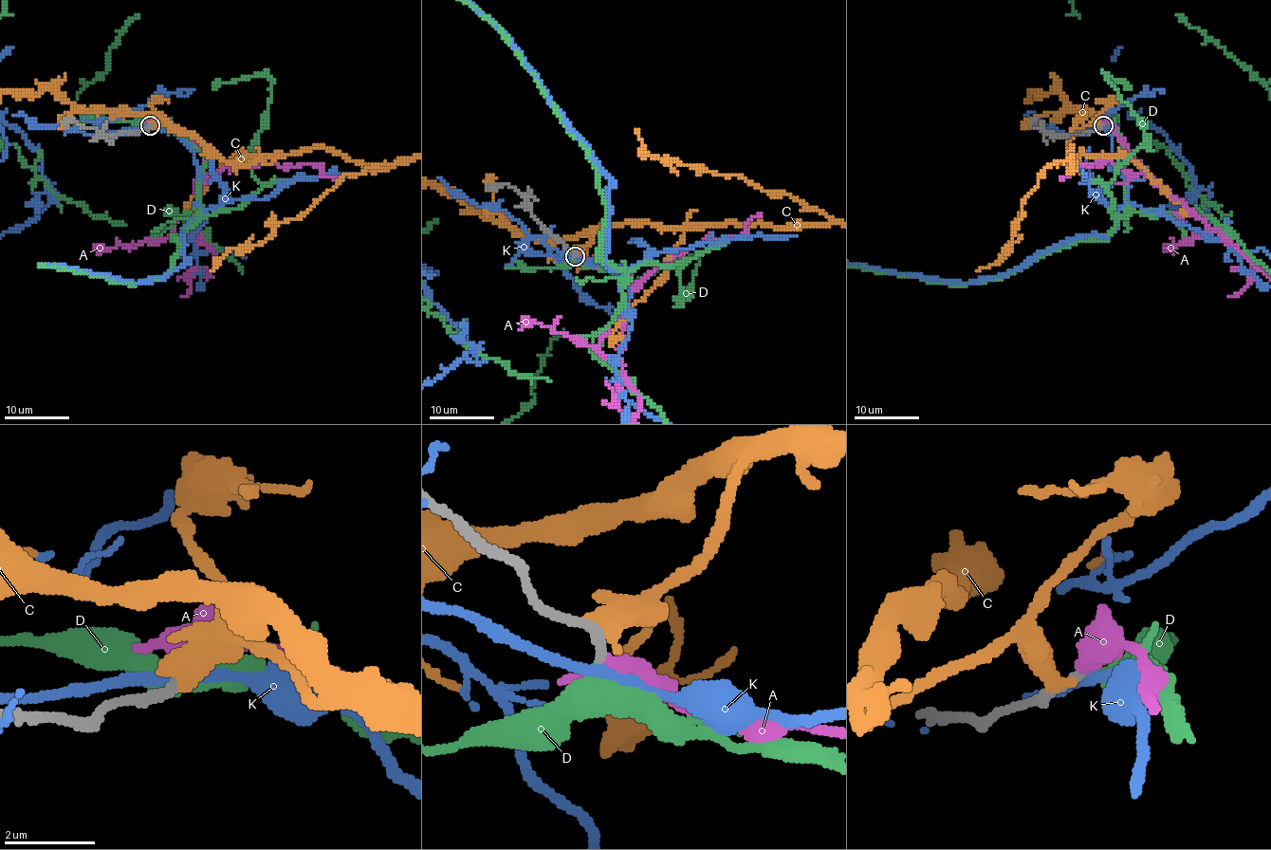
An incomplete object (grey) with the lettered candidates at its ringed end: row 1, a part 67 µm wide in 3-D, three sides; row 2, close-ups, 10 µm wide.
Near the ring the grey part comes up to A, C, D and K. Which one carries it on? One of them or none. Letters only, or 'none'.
D

